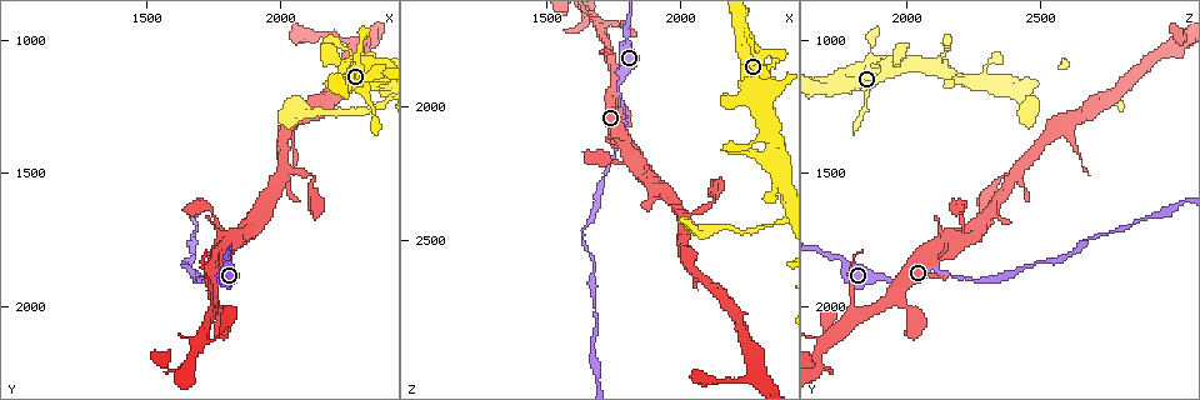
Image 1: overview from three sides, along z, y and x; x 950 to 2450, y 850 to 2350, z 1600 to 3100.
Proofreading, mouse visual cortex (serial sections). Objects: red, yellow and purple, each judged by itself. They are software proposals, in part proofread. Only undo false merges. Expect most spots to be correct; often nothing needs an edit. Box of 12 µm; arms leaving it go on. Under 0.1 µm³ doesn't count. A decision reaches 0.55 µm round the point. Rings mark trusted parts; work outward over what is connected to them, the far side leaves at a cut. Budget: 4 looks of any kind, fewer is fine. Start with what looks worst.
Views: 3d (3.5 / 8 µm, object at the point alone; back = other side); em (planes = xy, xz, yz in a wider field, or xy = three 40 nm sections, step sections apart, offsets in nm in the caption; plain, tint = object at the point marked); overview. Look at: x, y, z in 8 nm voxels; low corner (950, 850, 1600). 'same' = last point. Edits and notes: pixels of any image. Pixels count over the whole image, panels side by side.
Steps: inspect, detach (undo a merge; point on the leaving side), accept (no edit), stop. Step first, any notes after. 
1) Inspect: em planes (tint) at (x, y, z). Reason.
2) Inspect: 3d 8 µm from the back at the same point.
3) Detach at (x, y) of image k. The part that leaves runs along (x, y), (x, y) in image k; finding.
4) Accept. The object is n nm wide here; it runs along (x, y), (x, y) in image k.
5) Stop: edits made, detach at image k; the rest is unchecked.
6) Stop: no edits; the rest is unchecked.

Inspect: 3d 3.5 µm at (2360, 1250, 2430). Sudden change in width.

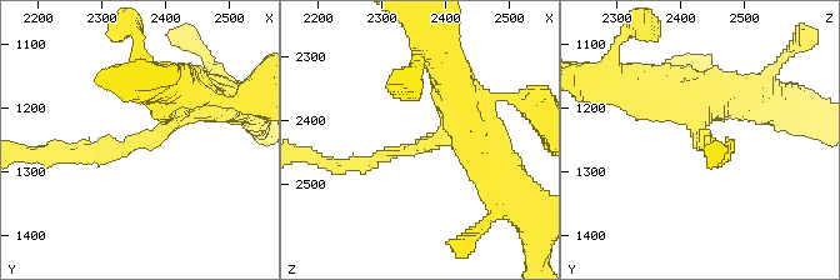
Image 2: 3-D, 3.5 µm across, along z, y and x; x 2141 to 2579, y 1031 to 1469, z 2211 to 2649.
Inspect: em xy step 3 (tint) at (2365, 1255, 2440). The arms are 150, 400 nm wide; now the EM.

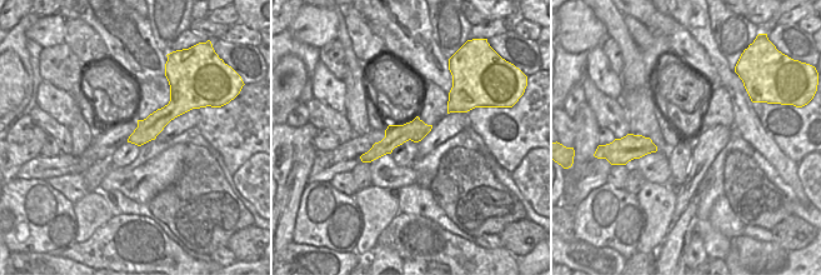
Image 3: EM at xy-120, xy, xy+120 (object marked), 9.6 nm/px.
Accept. It runs along (191, 89), (145, 143), (65, 150) in image 2; all the same cell.

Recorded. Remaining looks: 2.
Inspect: 3d 3.5 µm at (1780, 1990, 2010). Narrows sharply.

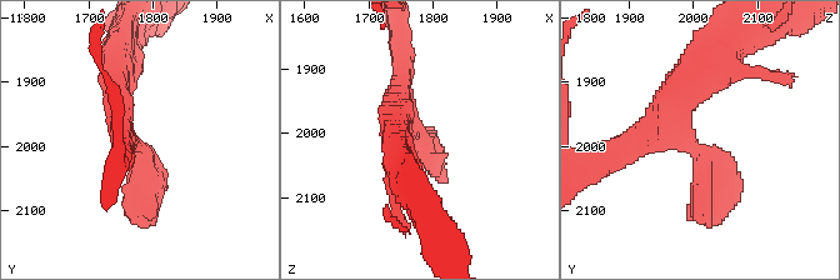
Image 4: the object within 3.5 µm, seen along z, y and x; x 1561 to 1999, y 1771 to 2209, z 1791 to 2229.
Inspect: em xy step 1 (tint) at (1790, 2000, 2000).

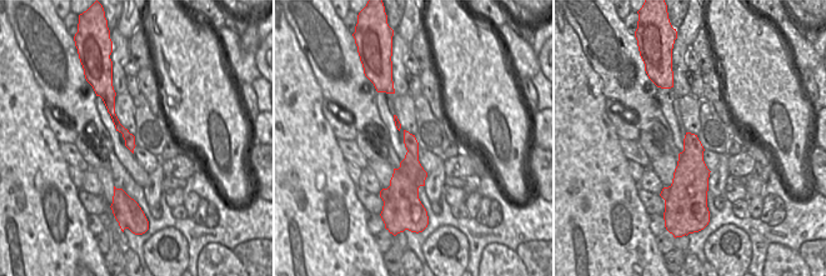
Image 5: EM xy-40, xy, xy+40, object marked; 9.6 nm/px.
Accept. It runs along (109, 91), (111, 113), (131, 145) in image 5; all the same cell.

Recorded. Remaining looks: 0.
Stop: no edits; the rest is unchecked.

